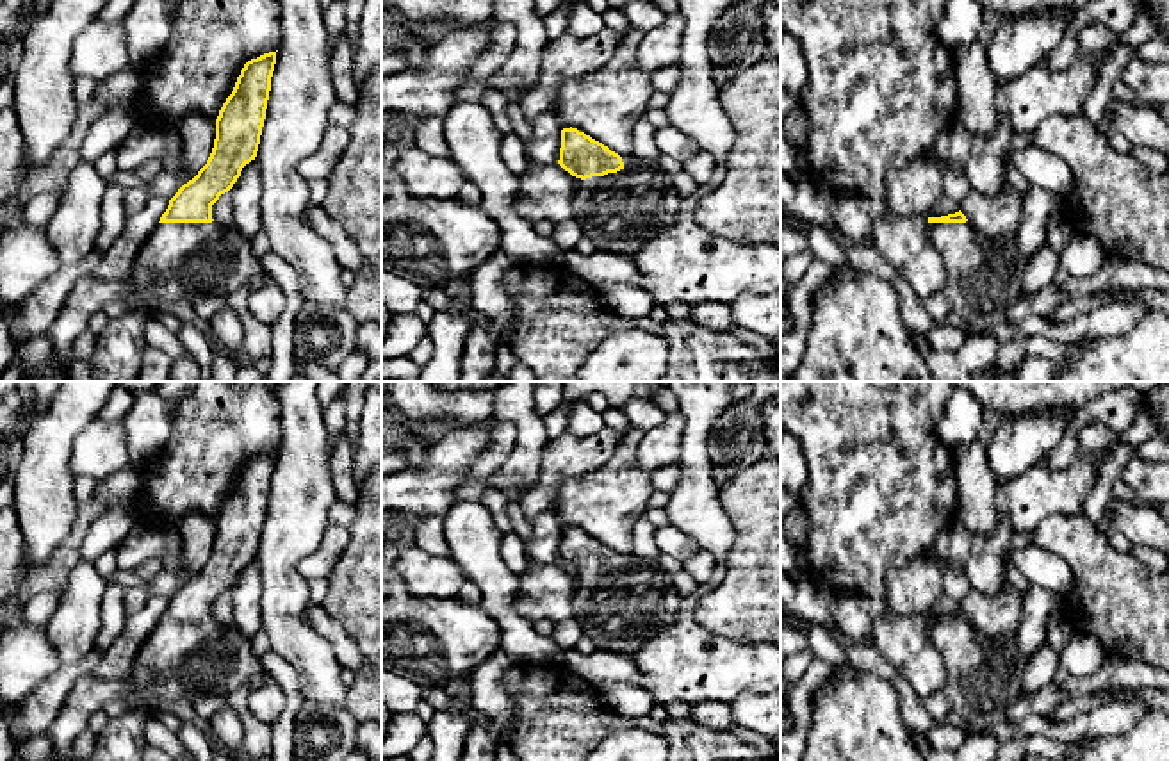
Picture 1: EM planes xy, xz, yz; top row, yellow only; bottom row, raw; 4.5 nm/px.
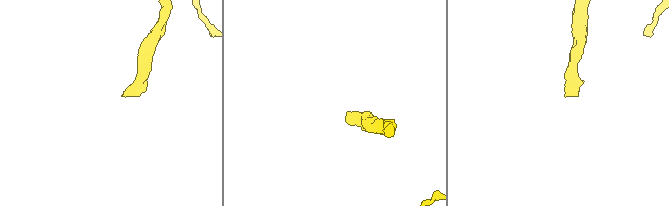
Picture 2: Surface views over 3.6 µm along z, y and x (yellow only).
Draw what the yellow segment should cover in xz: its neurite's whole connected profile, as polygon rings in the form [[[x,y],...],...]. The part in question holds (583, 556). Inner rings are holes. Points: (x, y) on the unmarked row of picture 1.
[[[570,526],[558,563],[576,577],[574,618],[597,649],[633,656],[675,618],[681,595],[658,561],[618,554]]]

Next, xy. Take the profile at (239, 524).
[[[276,451],[244,463],[216,519],[207,563],[169,599],[137,652],[130,670],[135,690],[125,699],[127,711],[109,718],[89,757],[71,761],[143,761],[143,725],[160,702],[214,693],[228,697],[262,672],[251,640],[235,622],[217,624],[212,604],[257,556],[274,463]]]

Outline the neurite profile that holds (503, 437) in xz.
[[[510,421],[494,422],[486,447],[472,460],[467,481],[490,479],[517,444],[517,426]]]

